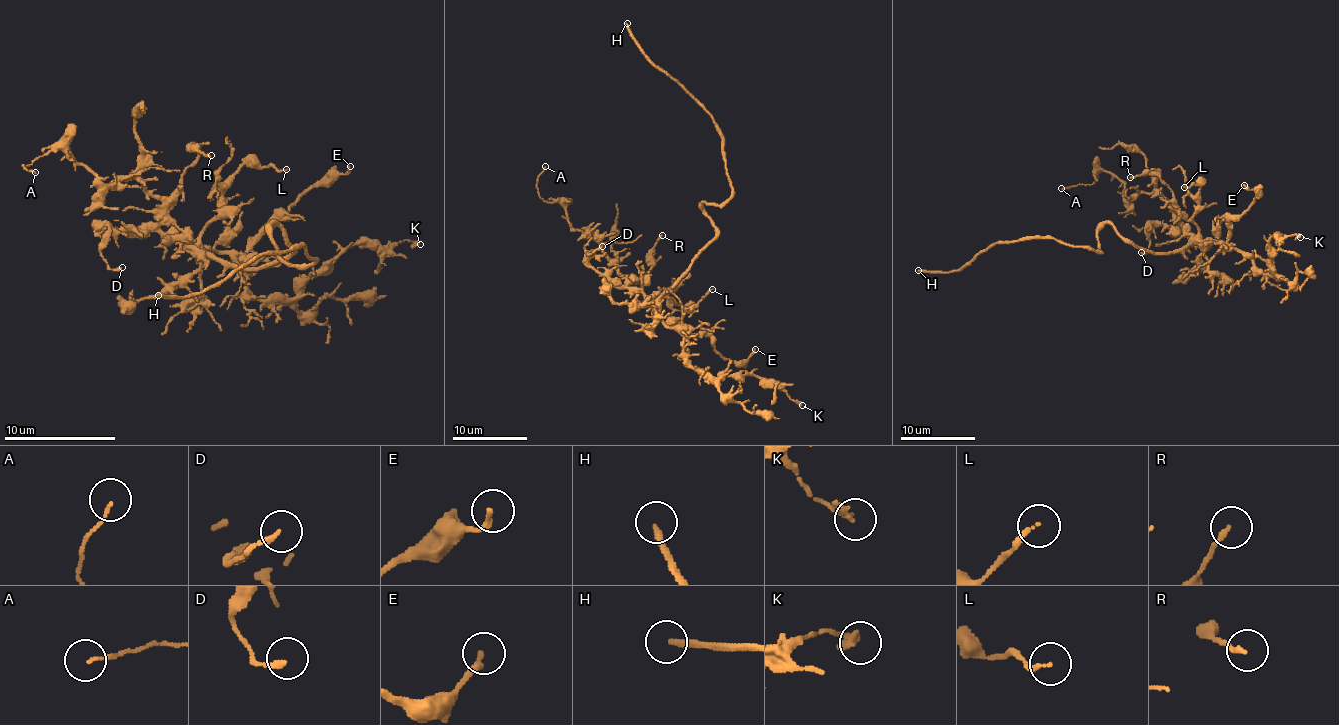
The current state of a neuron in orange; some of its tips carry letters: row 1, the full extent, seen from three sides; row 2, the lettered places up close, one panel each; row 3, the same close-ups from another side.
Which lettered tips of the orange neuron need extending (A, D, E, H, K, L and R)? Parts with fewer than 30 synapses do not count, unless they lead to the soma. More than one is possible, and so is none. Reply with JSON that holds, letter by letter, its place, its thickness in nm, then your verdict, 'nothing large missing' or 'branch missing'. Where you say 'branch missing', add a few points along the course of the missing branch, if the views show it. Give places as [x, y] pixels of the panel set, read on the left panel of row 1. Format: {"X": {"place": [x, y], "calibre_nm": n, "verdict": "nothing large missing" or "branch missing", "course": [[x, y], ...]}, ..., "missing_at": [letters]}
{"A": {"place": [35, 172], "calibre_nm": 90, "verdict": "nothing large missing"}, "D": {"place": [122, 267], "calibre_nm": 180, "verdict": "nothing large missing"}, "E": {"place": [350, 166], "calibre_nm": 200, "verdict": "nothing large missing"}, "H": {"place": [158, 295], "calibre_nm": 220, "verdict": "branch missing", "course": [[158, 295], [113, 286]]}, "K": {"place": [420, 244], "calibre_nm": 190, "verdict": "nothing large missing"}, "L": {"place": [286, 169], "calibre_nm": 150, "verdict": "nothing large missing"}, "R": {"place": [211, 155], "calibre_nm": 170, "verdict": "nothing large missing"}, "missing_at": ["H"]}

